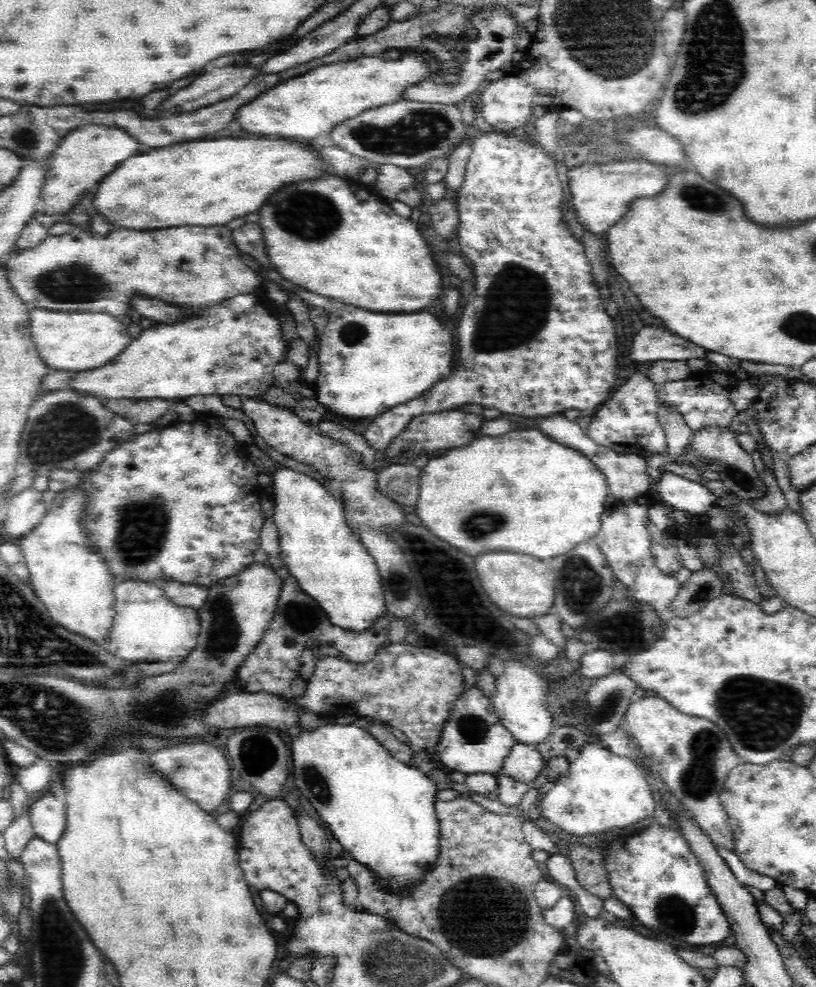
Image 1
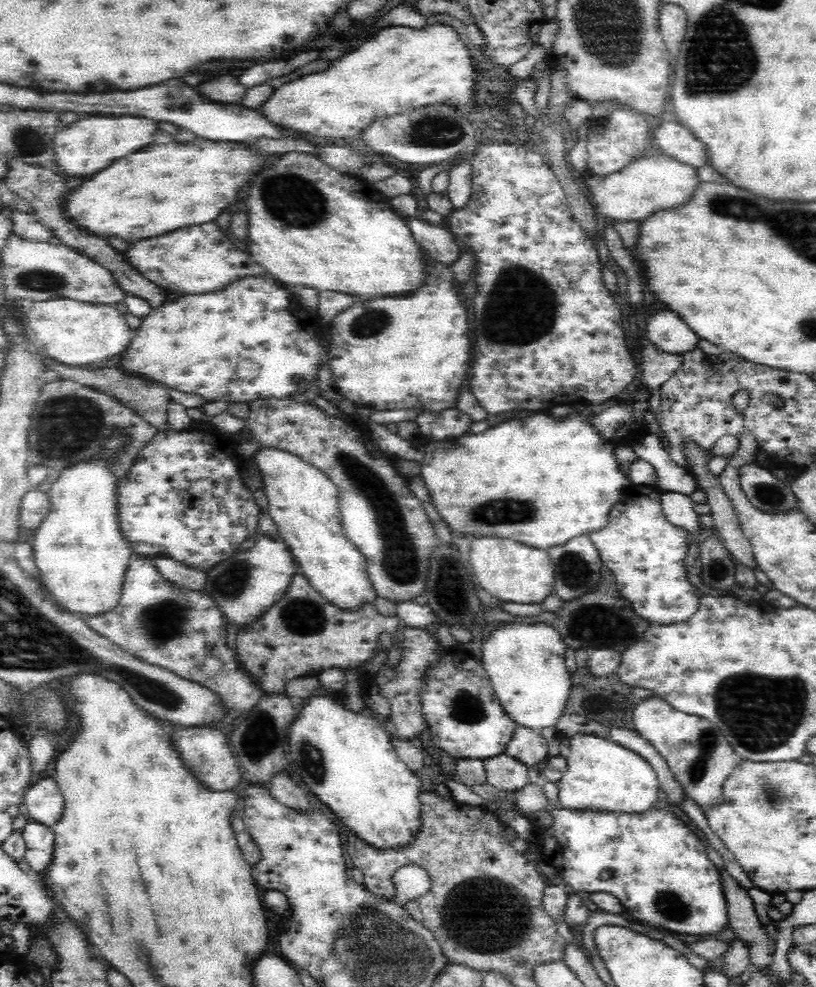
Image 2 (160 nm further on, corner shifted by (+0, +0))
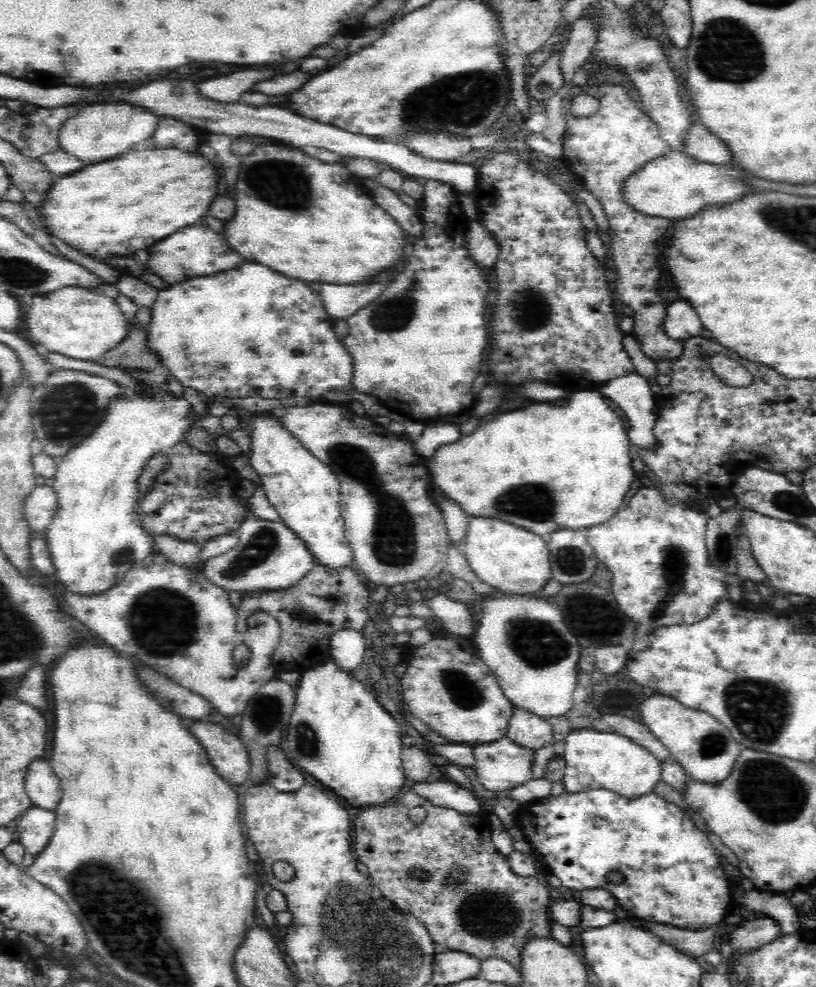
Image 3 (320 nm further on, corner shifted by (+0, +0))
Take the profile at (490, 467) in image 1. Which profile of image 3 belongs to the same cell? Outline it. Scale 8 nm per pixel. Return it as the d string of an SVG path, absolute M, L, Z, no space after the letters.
M578 392L566 404L528 406L496 416L492 422L476 428L474 434L460 442L440 446L427 458L426 468L432 484L458 502L472 517L496 518L530 530L542 537L558 529L586 529L612 518L638 478L630 454L630 439L622 418L612 409L600 392Z

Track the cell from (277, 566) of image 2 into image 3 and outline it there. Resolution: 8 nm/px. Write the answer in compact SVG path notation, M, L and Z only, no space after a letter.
M250 516L237 531L239 541L232 550L209 558L202 564L202 572L206 578L226 592L248 592L244 596L278 592L294 586L316 565L314 557L310 556L310 549L280 520L270 521Z

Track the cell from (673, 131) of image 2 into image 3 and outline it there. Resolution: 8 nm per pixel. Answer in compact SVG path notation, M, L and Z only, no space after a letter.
M694 122L686 132L686 154L712 165L729 166L734 162L730 149L720 137L710 133L702 122Z

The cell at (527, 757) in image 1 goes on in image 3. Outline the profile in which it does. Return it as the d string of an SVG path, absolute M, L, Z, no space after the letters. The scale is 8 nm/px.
M516 708L509 722L507 737L528 750L540 750L553 742L552 726L546 719Z

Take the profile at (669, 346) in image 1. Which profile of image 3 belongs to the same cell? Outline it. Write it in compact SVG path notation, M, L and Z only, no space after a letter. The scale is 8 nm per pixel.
M678 300L667 308L666 320L664 320L664 331L673 340L685 341L700 335L702 322L696 314L696 310L686 300Z

